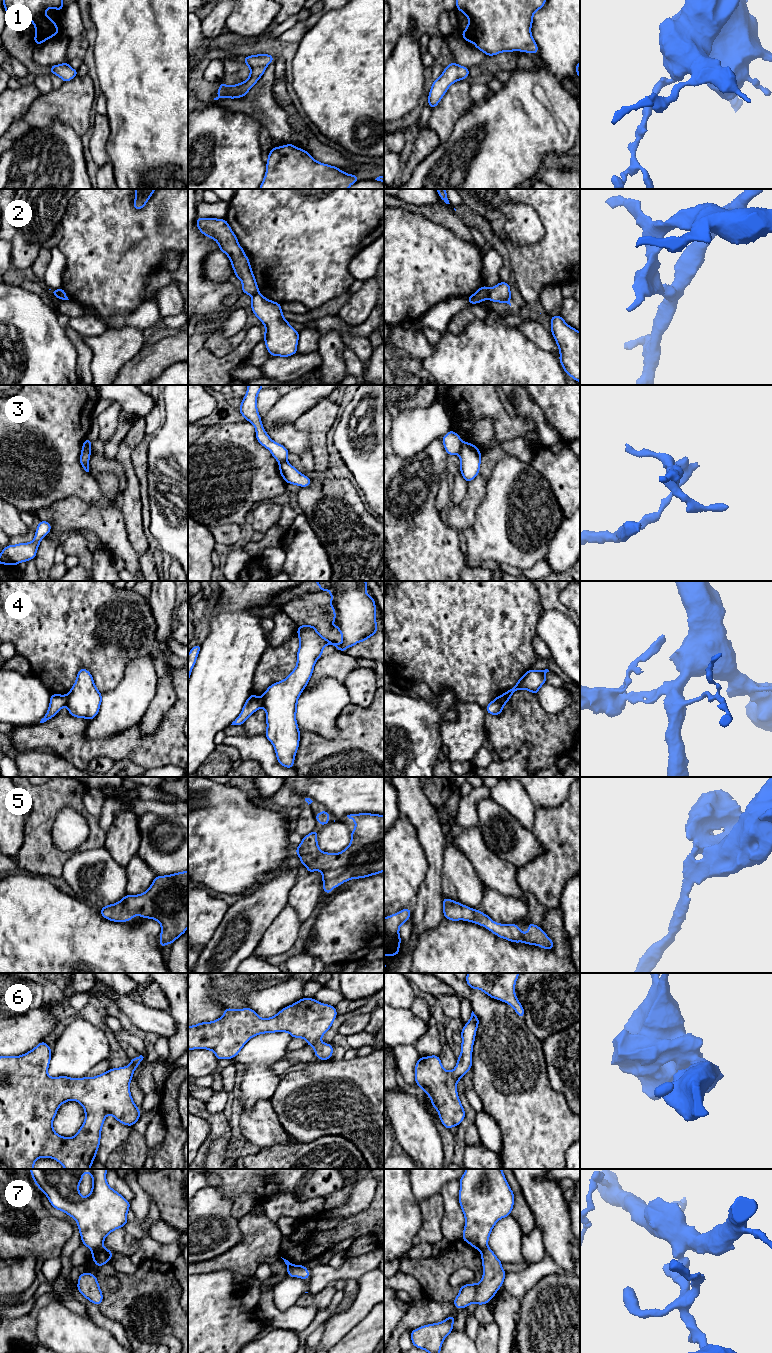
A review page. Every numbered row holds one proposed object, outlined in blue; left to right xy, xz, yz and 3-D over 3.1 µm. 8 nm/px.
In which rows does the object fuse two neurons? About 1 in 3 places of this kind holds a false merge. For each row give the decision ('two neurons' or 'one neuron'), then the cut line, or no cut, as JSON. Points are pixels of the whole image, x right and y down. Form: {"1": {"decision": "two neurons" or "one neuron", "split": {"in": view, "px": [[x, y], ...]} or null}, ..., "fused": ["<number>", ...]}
{"1": {"decision": "one neuron", "split": null}, "2": {"decision": "two neurons", "split": {"in": "yz", "px": [[488, 288], [489, 298]]}}, "3": {"decision": "two neurons", "split": {"in": "xy", "px": [[91, 446], [81, 454]]}}, "4": {"decision": "two neurons", "split": {"in": "xy", "px": [[65, 695], [66, 704]]}}, "5": {"decision": "one neuron", "split": null}, "6": {"decision": "one neuron", "split": null}, "7": {"decision": "two neurons", "split": {"in": "xy", "px": [[102, 1246], [92, 1252]]}}, "fused": ["2", "3", "4", "7"]}

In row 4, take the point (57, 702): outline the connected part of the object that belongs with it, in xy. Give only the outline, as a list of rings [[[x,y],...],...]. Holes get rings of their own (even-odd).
[[[51,694],[50,704],[46,715],[40,723],[44,723],[54,717],[67,704],[67,696],[60,694]]]

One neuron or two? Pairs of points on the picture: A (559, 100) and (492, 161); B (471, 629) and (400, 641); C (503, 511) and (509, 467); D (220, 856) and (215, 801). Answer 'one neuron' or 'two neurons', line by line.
A: one neuron
B: one neuron
C: one neuron
D: one neuron

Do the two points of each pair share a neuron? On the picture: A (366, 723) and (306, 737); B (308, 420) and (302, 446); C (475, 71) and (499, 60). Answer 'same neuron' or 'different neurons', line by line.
A: same neuron
B: different neurons
C: same neuron

